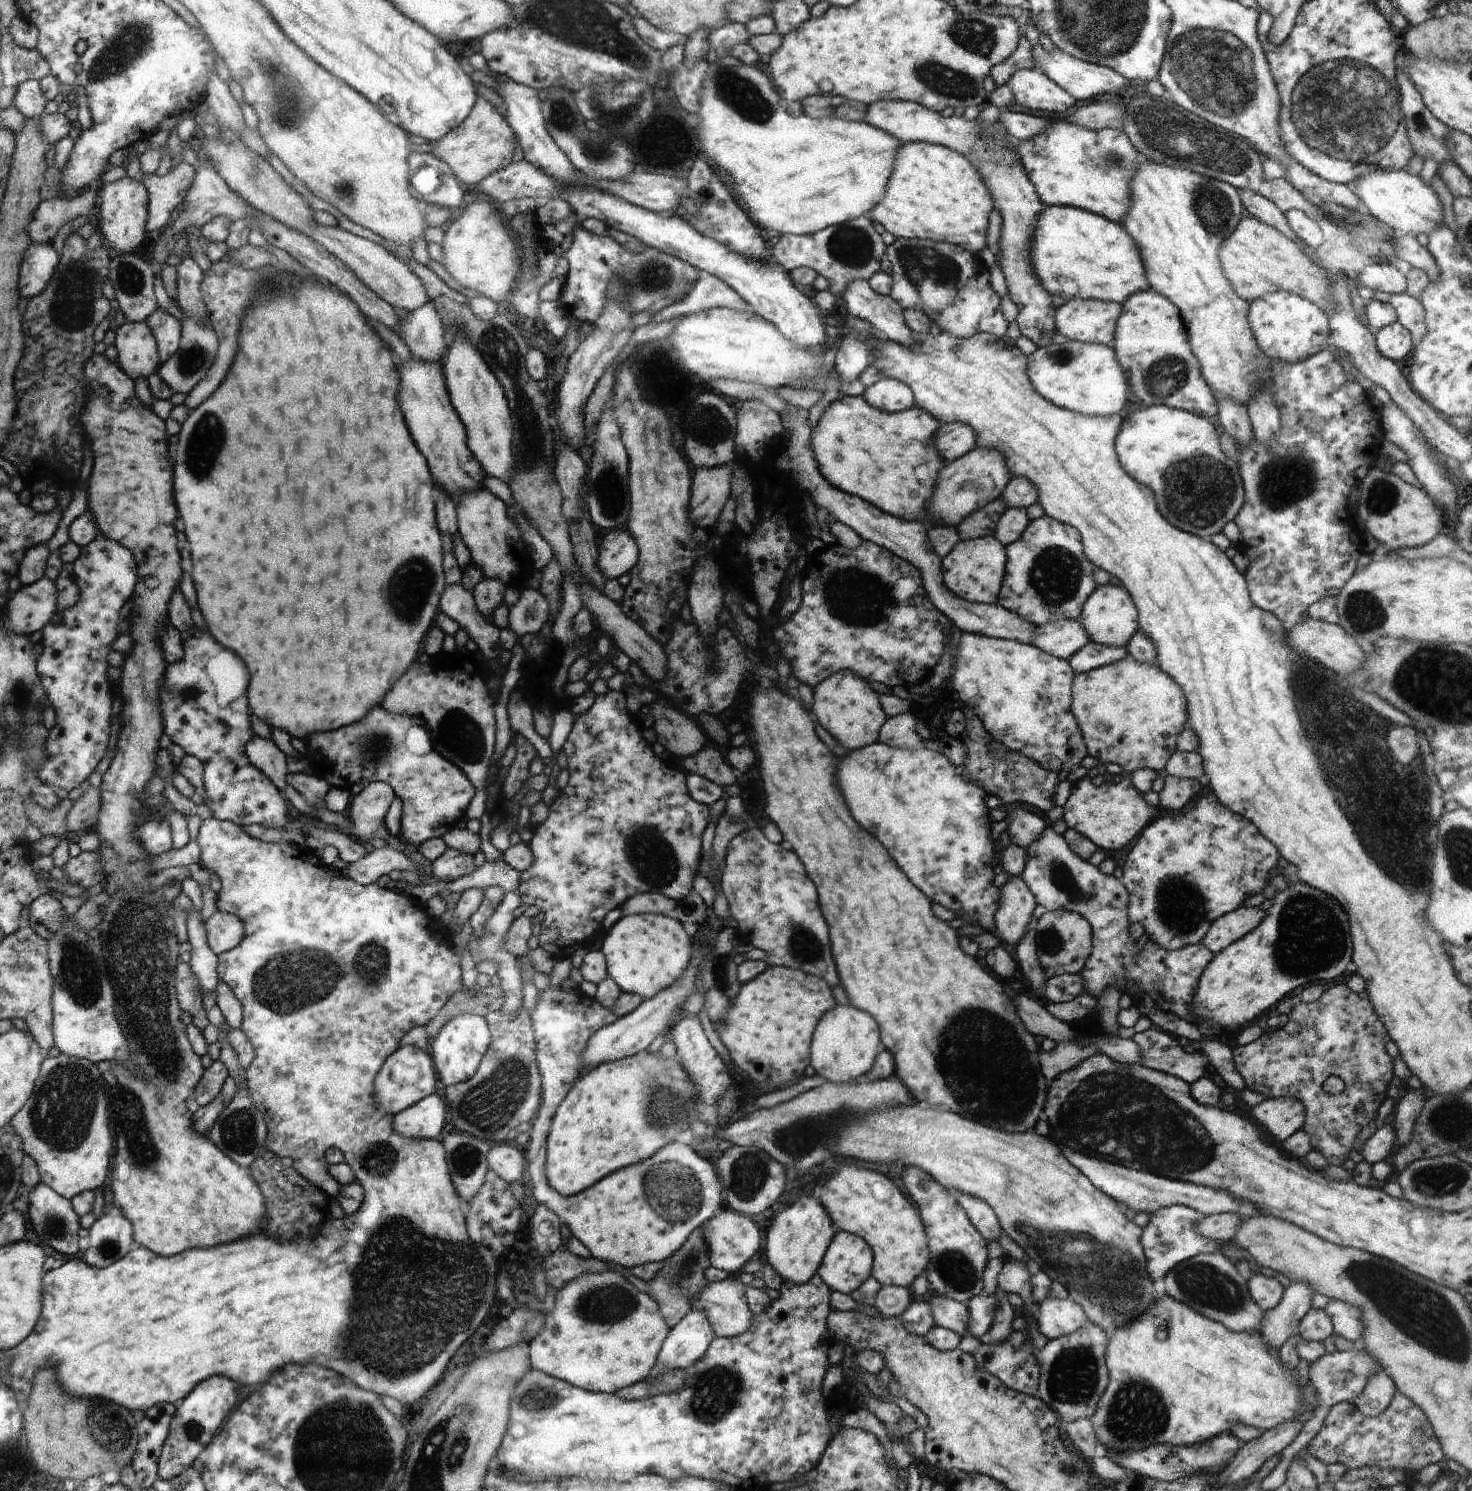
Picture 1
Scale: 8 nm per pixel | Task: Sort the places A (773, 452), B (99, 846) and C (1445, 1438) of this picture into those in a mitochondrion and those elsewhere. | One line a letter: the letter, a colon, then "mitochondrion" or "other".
A: other
B: other
C: other

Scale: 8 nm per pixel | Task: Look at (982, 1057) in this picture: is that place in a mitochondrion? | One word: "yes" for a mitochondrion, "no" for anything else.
yes

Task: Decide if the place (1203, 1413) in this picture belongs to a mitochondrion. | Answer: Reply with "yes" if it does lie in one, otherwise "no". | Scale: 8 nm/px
no

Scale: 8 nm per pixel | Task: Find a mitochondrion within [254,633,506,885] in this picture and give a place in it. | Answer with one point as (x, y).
(375, 748)

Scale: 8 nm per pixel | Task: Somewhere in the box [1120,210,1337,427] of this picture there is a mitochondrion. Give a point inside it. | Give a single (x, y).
(1167, 375)

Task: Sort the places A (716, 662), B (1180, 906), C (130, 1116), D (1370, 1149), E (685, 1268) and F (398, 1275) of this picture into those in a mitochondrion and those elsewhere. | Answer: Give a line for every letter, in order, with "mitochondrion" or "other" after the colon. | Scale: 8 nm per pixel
A: mitochondrion
B: mitochondrion
C: mitochondrion
D: other
E: mitochondrion
F: mitochondrion

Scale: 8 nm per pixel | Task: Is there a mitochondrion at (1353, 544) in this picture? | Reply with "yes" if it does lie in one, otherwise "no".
no

